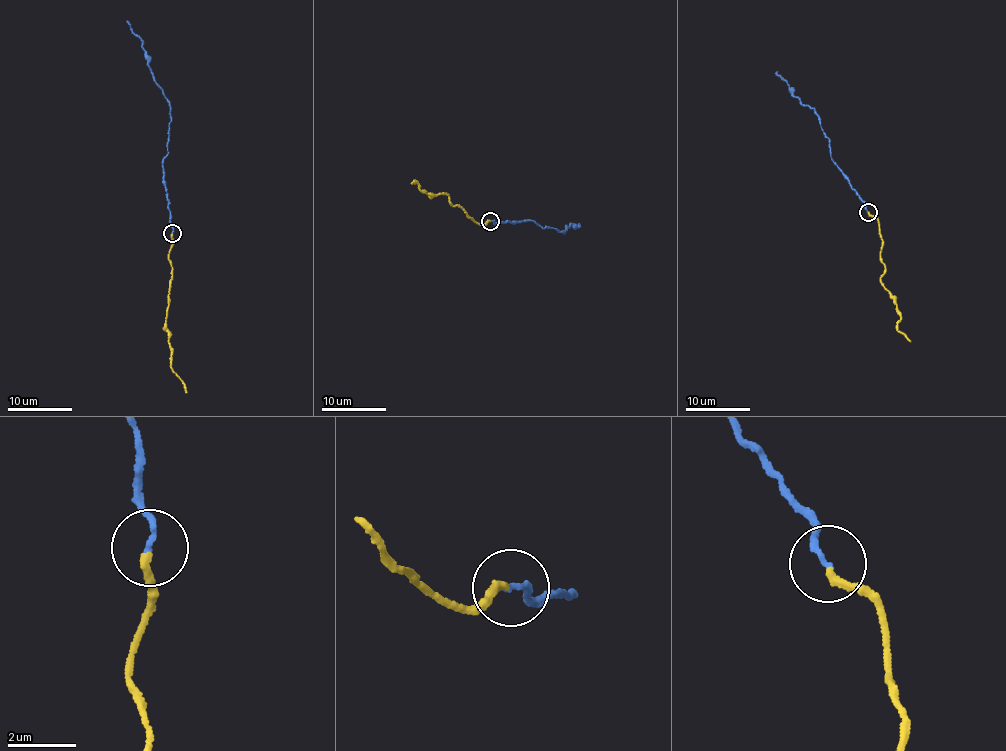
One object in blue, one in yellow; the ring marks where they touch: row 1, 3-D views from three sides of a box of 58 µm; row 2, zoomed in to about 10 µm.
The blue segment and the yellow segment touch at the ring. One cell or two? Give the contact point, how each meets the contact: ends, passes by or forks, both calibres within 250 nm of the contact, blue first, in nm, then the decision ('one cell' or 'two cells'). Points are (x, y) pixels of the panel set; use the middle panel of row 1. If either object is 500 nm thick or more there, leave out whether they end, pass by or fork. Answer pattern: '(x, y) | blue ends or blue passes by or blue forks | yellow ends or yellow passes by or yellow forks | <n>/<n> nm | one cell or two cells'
(490, 221) | blue ends | yellow ends | 180/240 nm | two cells

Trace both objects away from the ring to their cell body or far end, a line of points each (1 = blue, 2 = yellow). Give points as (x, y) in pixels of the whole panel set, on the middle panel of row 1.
1: (490, 220), (496, 224), (529, 220), (543, 229), (553, 228), (561, 233), (565, 232), (567, 226), (579, 226)
2: (490, 220), (482, 225), (475, 222), (459, 206), (450, 203), (447, 193), (426, 194), (414, 180), (412, 182)

